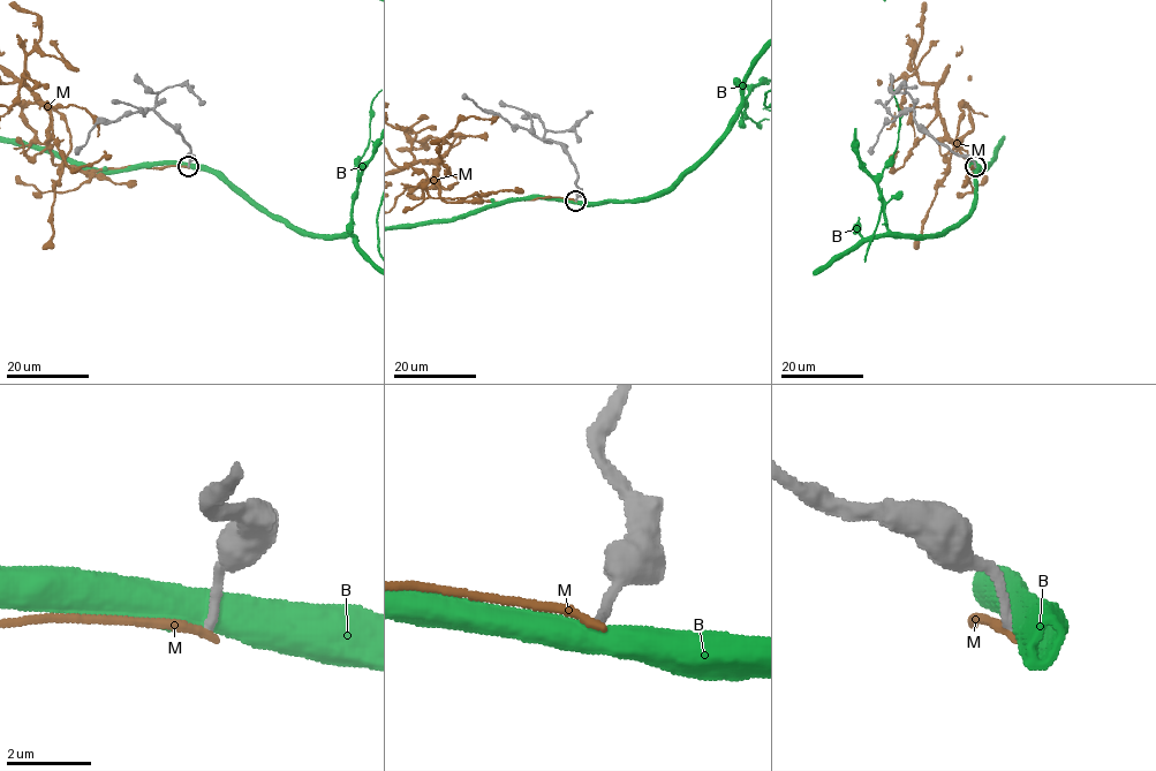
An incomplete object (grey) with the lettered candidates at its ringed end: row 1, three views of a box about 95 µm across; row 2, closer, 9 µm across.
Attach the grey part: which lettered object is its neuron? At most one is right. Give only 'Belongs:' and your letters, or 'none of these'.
Belongs: none of these

